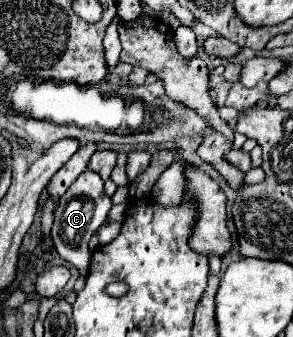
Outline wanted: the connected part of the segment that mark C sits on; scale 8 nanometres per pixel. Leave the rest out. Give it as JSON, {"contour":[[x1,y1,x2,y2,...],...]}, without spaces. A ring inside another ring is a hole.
{"contour":[[90,170,82,172,78,176,78,180,68,188,68,192,64,196,60,196,56,202,52,240,54,240,56,252,78,268,78,272,80,272,78,280,84,280,86,272,88,272,88,264,90,264,90,256,92,256,88,250,88,240,102,226,110,208,112,208,112,202,104,192,104,180,96,172,90,172]]}

